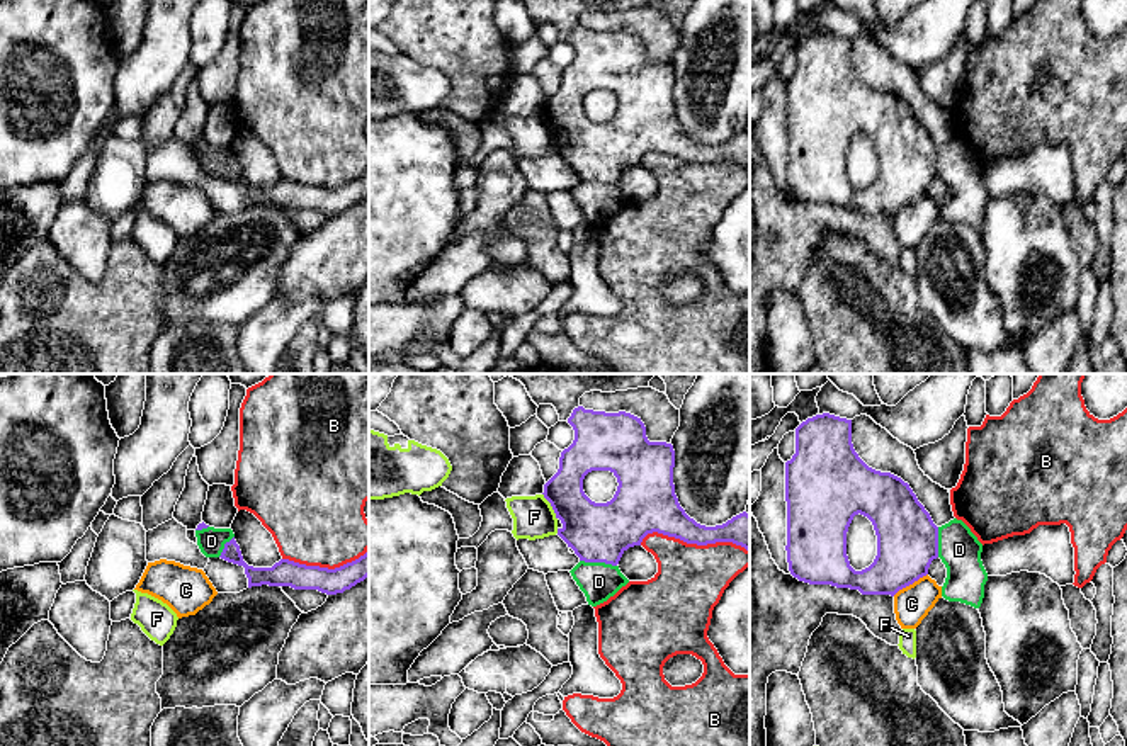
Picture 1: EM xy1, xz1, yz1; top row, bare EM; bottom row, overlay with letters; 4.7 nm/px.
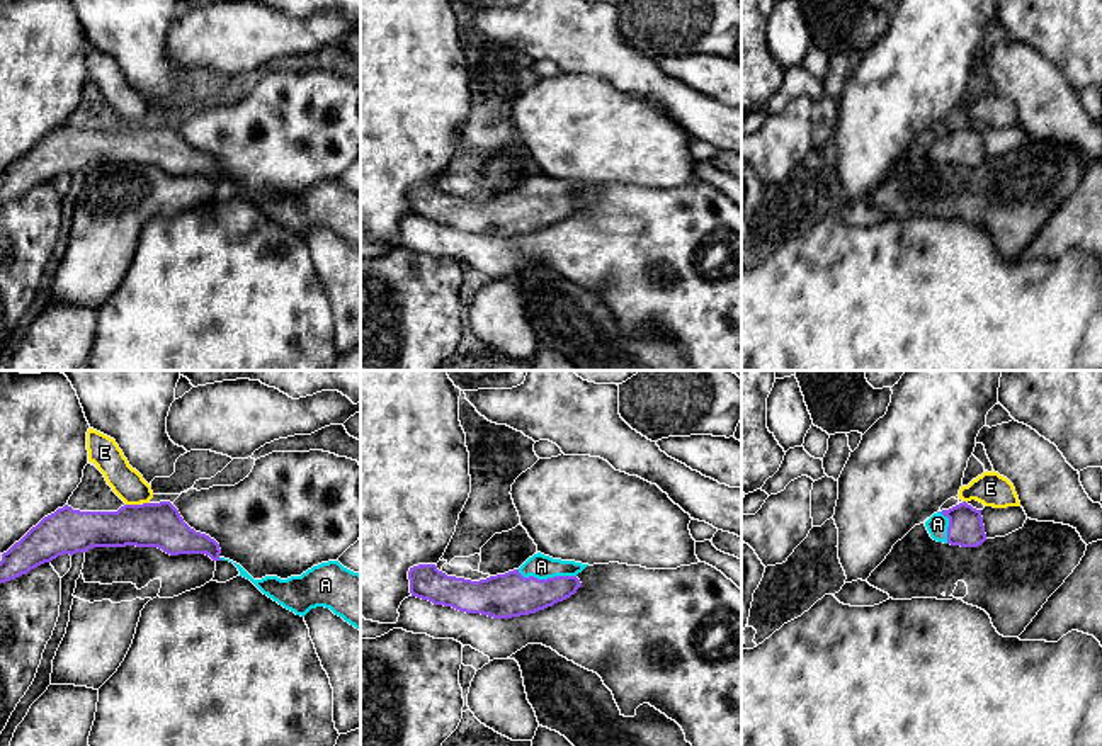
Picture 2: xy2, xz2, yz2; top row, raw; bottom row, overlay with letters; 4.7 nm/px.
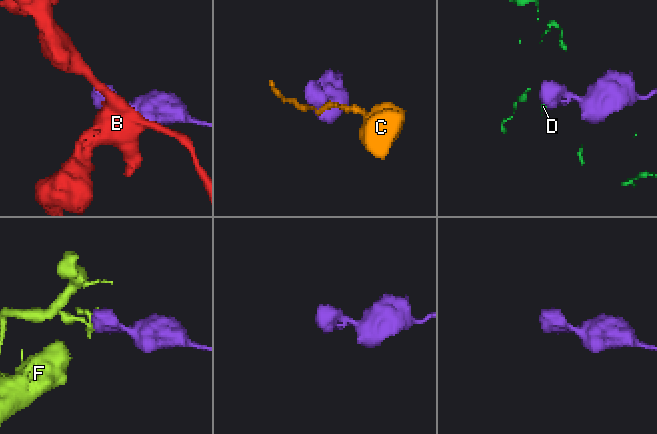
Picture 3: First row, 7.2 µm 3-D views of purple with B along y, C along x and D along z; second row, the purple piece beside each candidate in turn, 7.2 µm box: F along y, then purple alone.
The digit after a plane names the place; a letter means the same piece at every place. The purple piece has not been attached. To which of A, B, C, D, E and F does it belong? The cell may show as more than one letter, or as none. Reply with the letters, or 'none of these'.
A

